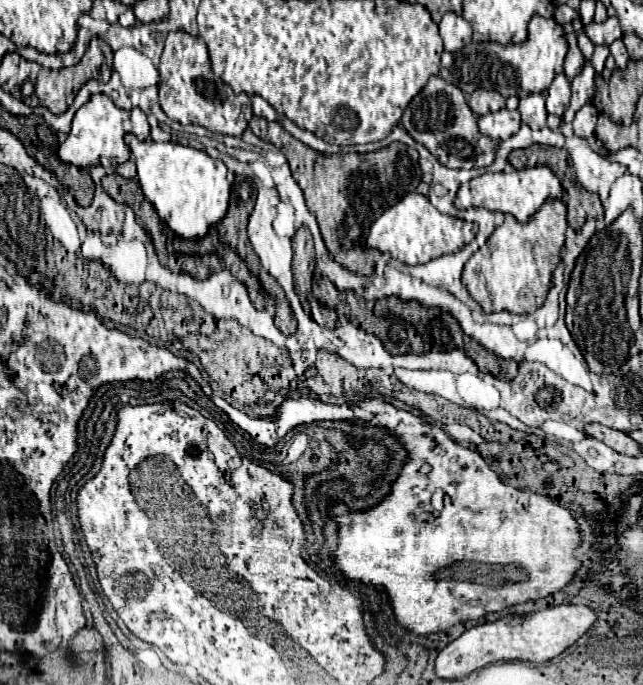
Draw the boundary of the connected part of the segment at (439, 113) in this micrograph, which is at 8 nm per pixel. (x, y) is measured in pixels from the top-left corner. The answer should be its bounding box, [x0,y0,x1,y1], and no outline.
[401,75,497,169]

